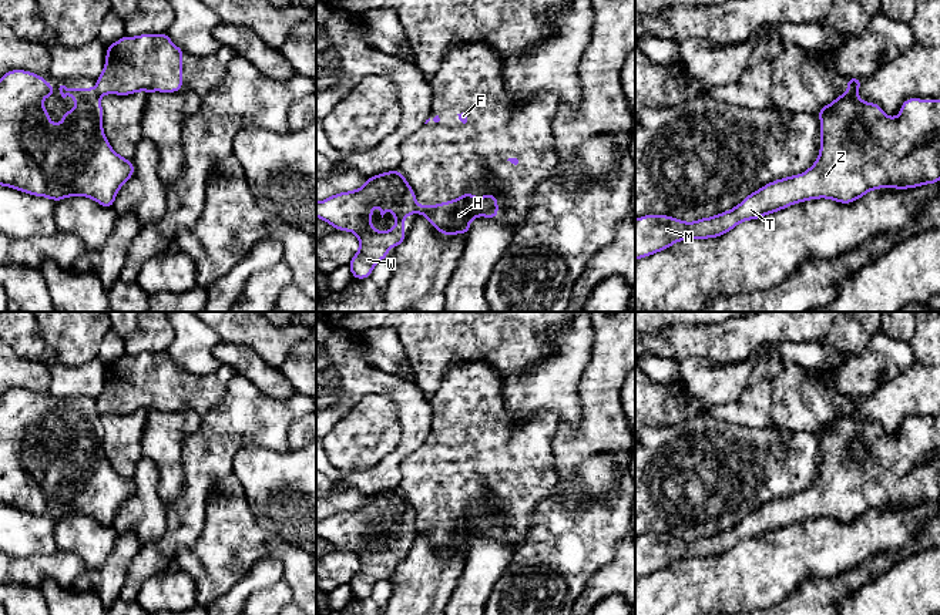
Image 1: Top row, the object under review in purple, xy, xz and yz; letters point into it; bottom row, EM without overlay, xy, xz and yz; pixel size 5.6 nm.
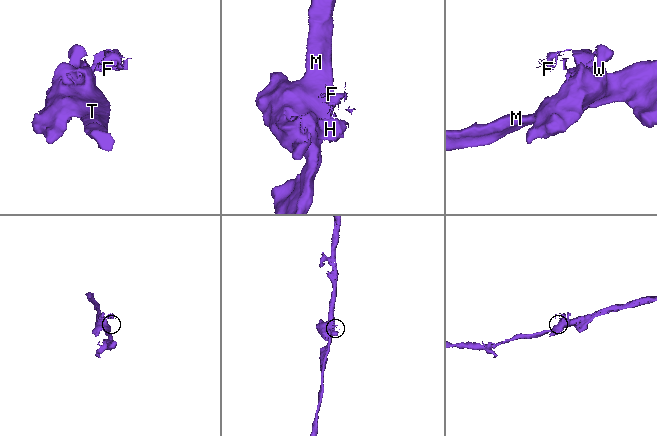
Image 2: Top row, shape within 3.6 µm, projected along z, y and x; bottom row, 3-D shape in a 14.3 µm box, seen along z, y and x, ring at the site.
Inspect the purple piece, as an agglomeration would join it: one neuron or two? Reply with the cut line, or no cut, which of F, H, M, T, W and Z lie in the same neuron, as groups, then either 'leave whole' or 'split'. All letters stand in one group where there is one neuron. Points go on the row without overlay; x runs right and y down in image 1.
yz (855, 409), (848, 412) | F H / M T W Z | split

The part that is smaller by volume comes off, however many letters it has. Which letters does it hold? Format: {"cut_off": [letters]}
{"cut_off": ["F", "H"]}

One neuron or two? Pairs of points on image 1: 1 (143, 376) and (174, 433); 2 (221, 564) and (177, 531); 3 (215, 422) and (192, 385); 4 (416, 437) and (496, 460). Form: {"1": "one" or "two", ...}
{"1": "two", "2": "two", "3": "two", "4": "two"}

